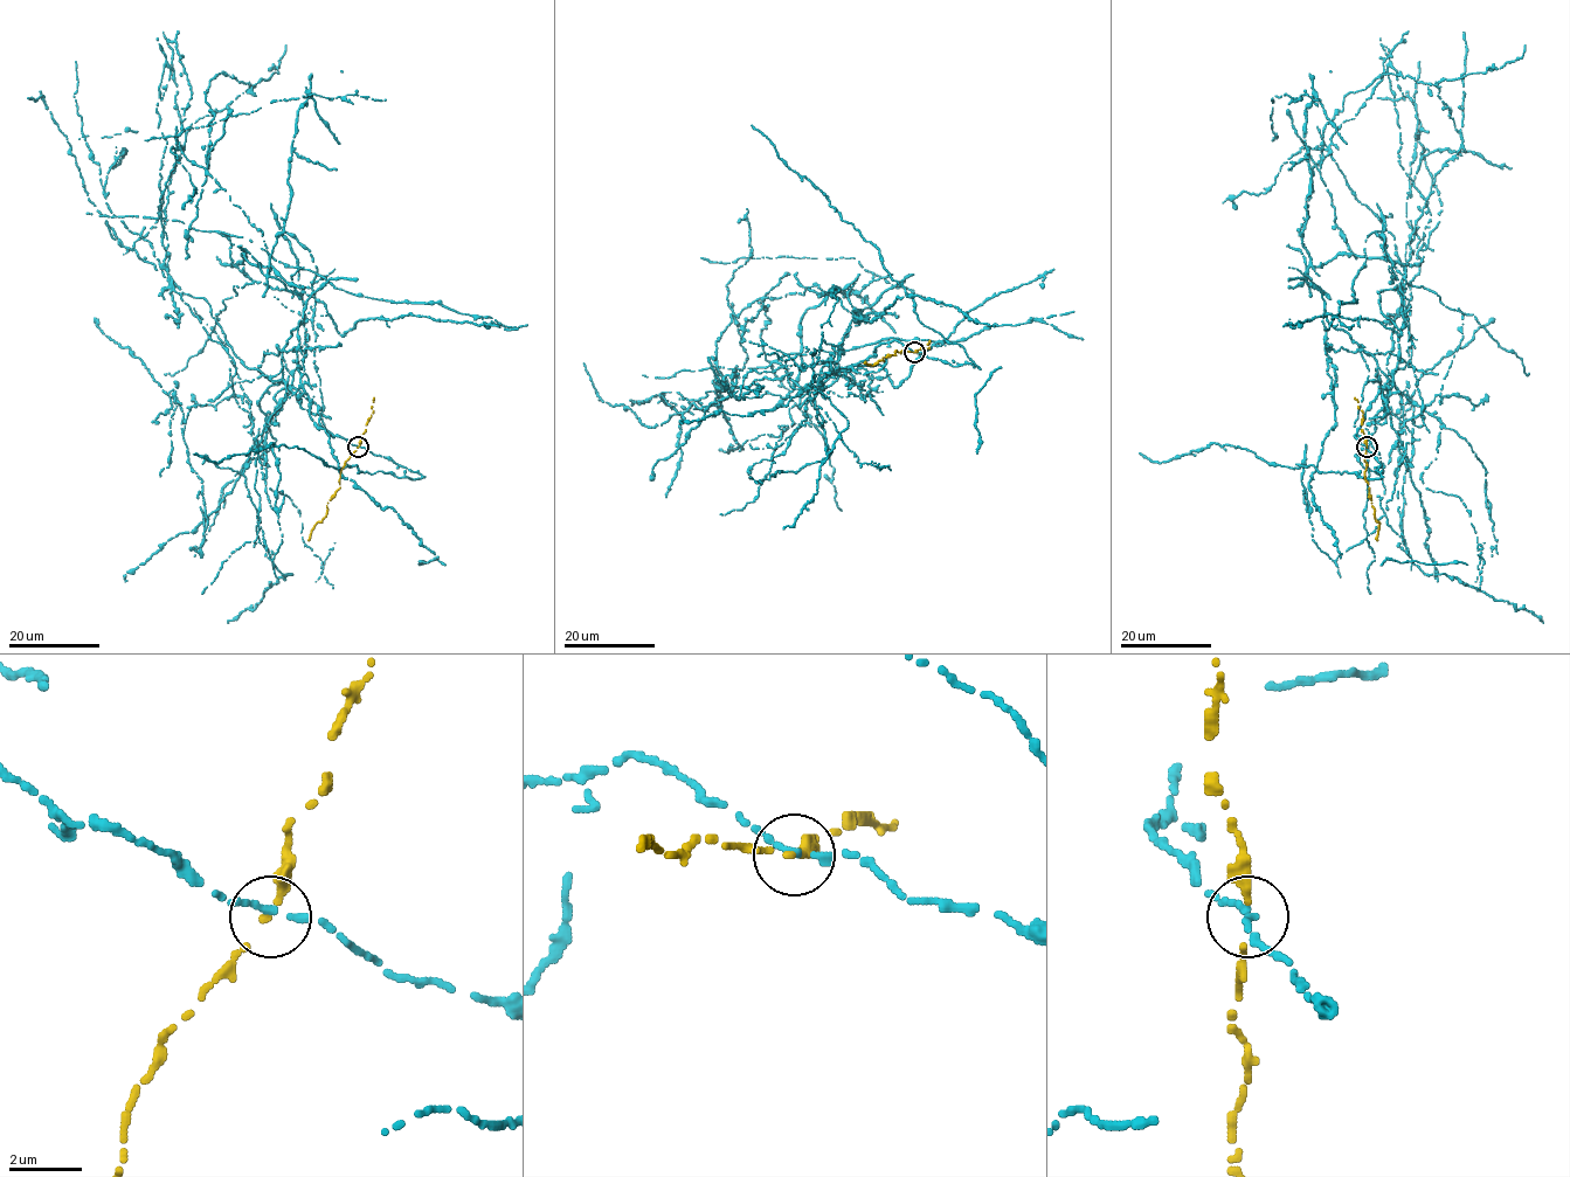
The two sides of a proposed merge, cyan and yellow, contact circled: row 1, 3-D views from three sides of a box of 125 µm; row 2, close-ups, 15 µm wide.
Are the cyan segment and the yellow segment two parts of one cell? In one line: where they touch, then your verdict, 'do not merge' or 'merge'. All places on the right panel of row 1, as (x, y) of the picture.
at (1367, 447); do not merge

